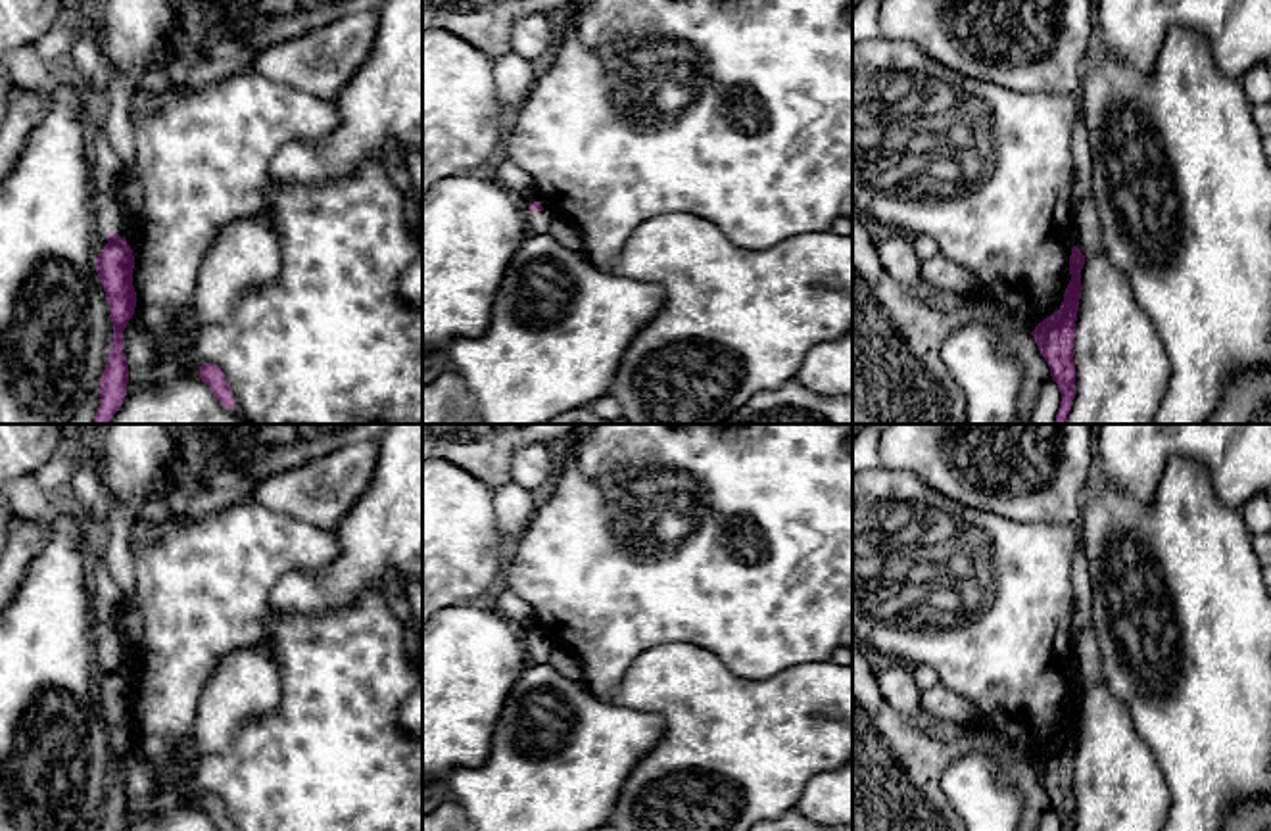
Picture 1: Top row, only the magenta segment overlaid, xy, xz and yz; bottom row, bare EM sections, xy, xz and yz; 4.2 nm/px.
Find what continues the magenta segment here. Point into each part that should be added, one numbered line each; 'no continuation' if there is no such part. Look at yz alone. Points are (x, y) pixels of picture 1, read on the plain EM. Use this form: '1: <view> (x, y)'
no continuation

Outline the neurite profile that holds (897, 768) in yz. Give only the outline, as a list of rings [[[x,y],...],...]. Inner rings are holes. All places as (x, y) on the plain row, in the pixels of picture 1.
[[[852,639],[852,831],[966,831],[962,818],[947,798],[941,779],[948,764],[977,750],[998,752],[1002,743],[981,725],[958,725],[950,739],[925,733],[935,720],[922,704],[914,716],[900,716],[877,683],[877,662]]]

